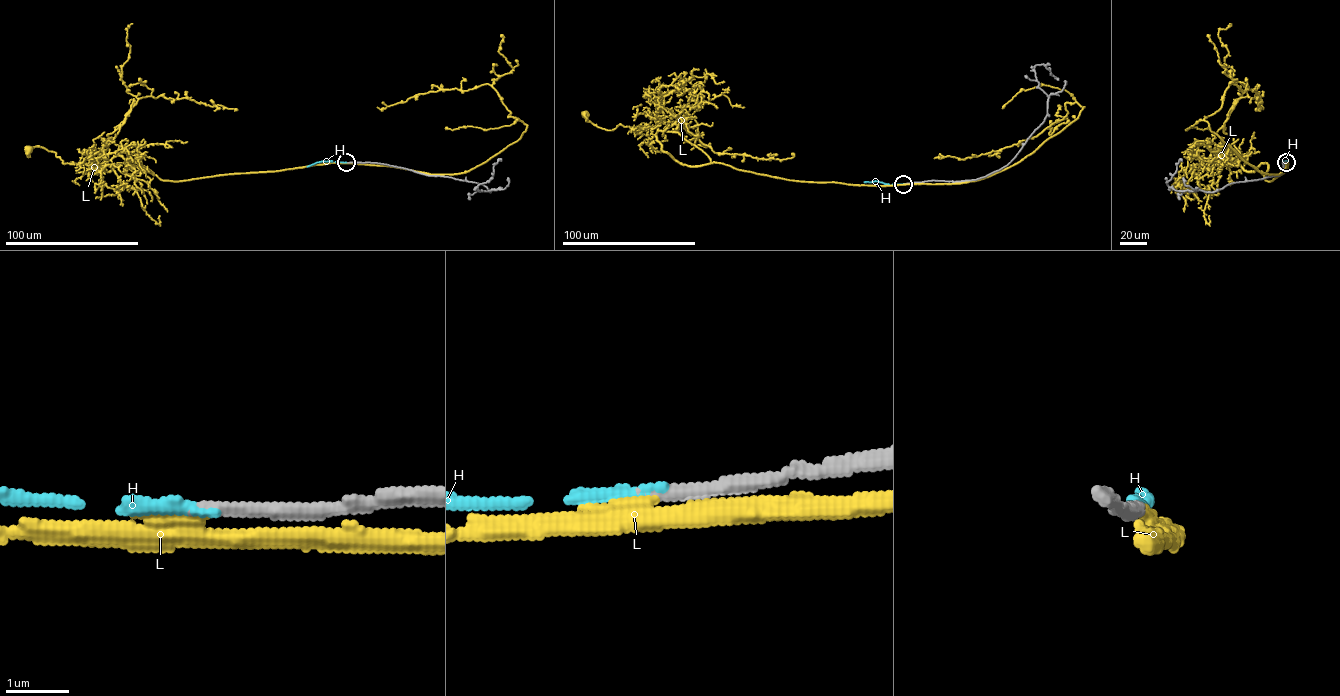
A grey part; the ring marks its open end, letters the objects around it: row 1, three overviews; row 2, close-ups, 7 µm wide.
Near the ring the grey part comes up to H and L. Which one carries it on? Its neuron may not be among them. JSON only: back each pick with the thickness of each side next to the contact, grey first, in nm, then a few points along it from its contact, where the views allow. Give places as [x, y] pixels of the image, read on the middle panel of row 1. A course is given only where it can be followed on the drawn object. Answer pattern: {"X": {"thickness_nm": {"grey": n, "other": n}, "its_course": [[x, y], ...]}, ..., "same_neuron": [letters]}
{"H": {"thickness_nm": {"grey": 240, "other": 200}, "its_course": [[903, 184], [864, 182]]}, "same_neuron": ["H"]}

